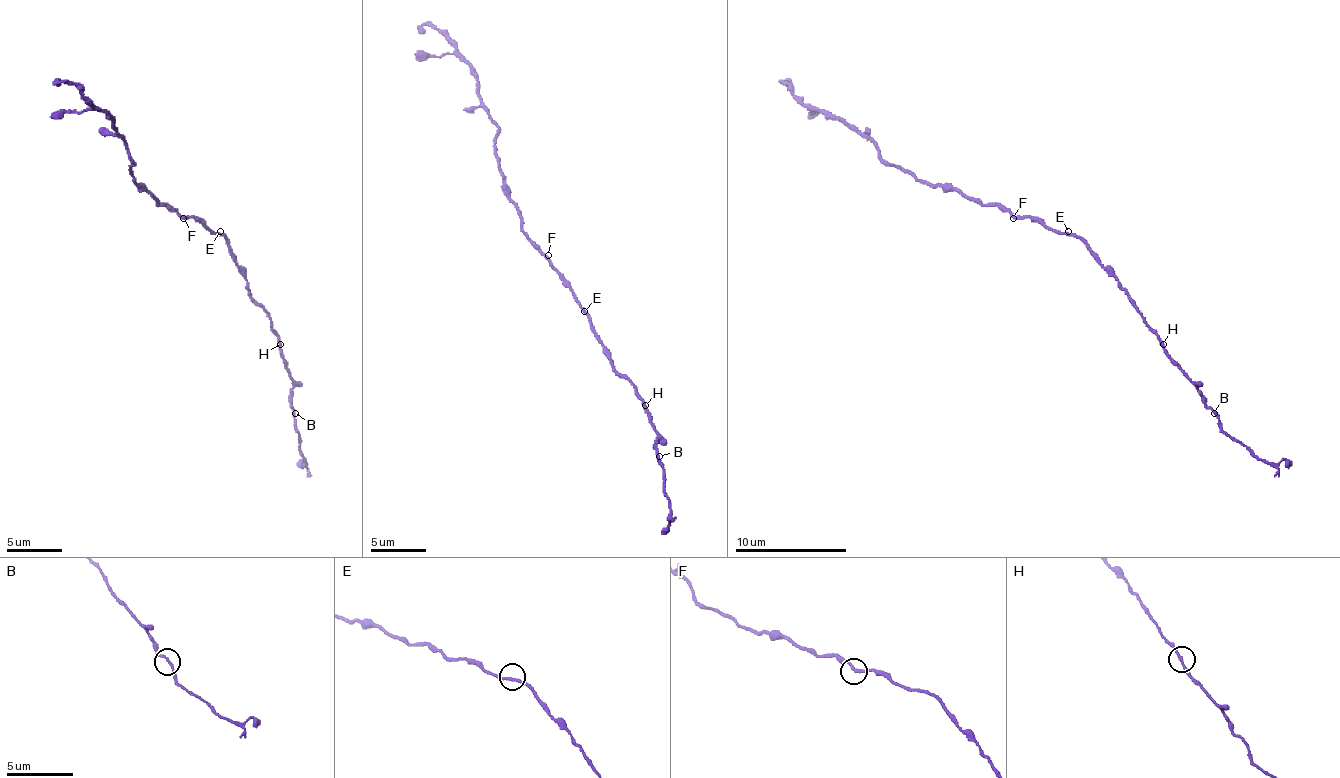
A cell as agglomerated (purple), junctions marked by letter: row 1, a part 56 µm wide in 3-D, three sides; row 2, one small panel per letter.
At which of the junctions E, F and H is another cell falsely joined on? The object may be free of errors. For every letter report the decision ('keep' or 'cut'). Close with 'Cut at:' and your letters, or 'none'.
E: keep
F: keep
H: keep
Cut at: none

